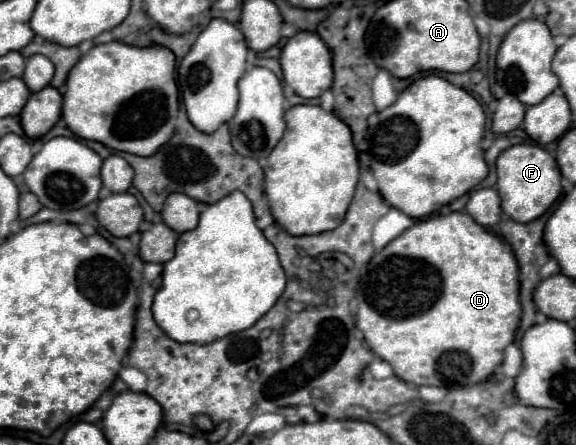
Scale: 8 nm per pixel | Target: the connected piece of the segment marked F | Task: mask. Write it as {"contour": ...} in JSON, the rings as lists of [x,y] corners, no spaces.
{"contour":[[[514,145],[500,153],[496,161],[498,169],[498,195],[502,199],[502,211],[514,221],[534,221],[548,211],[548,207],[558,199],[560,187],[560,169],[554,157],[540,149],[538,145]]]}

